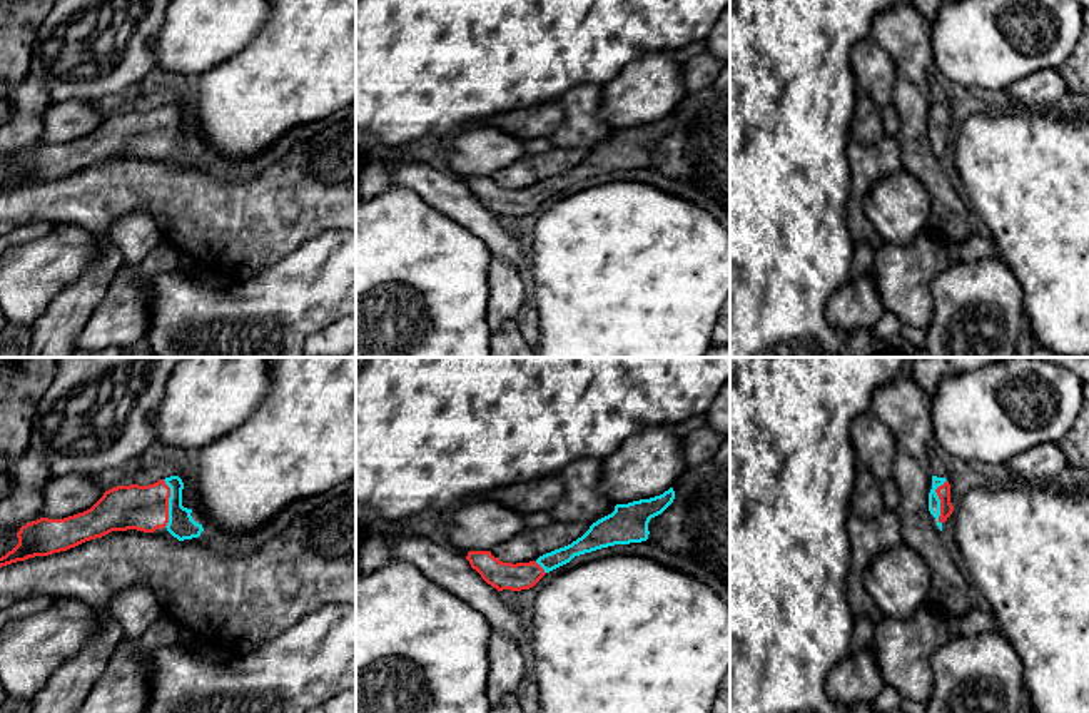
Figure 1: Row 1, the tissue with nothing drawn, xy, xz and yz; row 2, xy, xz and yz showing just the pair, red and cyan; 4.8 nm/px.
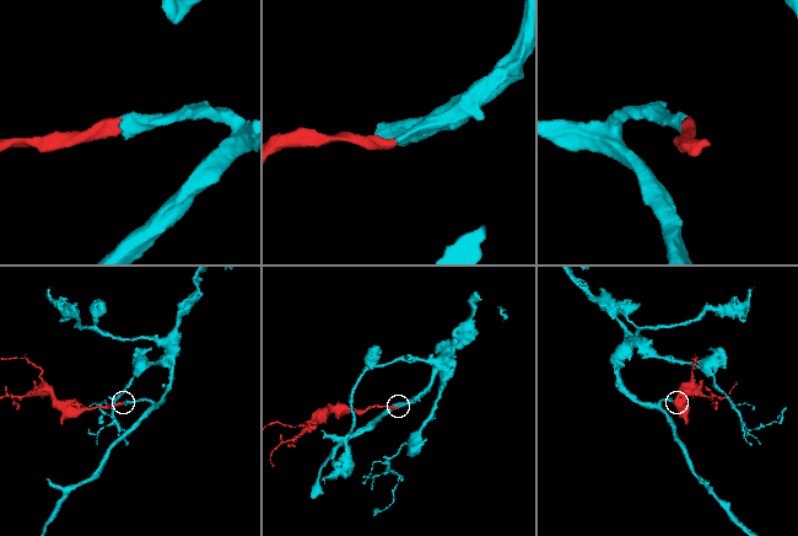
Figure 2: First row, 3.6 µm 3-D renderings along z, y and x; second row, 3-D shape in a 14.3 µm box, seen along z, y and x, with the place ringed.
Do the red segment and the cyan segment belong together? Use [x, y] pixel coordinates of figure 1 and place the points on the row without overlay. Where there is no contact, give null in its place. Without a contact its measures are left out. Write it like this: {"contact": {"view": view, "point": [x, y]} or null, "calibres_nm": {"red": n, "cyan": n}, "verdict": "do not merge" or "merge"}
{"contact": {"view": "xy", "point": [167, 129]}, "calibres_nm": {"red": 220, "cyan": 130}, "verdict": "merge"}

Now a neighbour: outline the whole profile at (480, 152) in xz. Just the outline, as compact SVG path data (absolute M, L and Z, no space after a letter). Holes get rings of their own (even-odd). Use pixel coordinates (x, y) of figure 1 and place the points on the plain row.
M478 127L443 142L449 167L464 177L491 177L524 154L524 140L494 127Z

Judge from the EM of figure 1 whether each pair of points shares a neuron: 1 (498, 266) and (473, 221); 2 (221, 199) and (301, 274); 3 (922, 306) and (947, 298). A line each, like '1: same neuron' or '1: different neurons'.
1: different neurons
2: different neurons
3: different neurons

